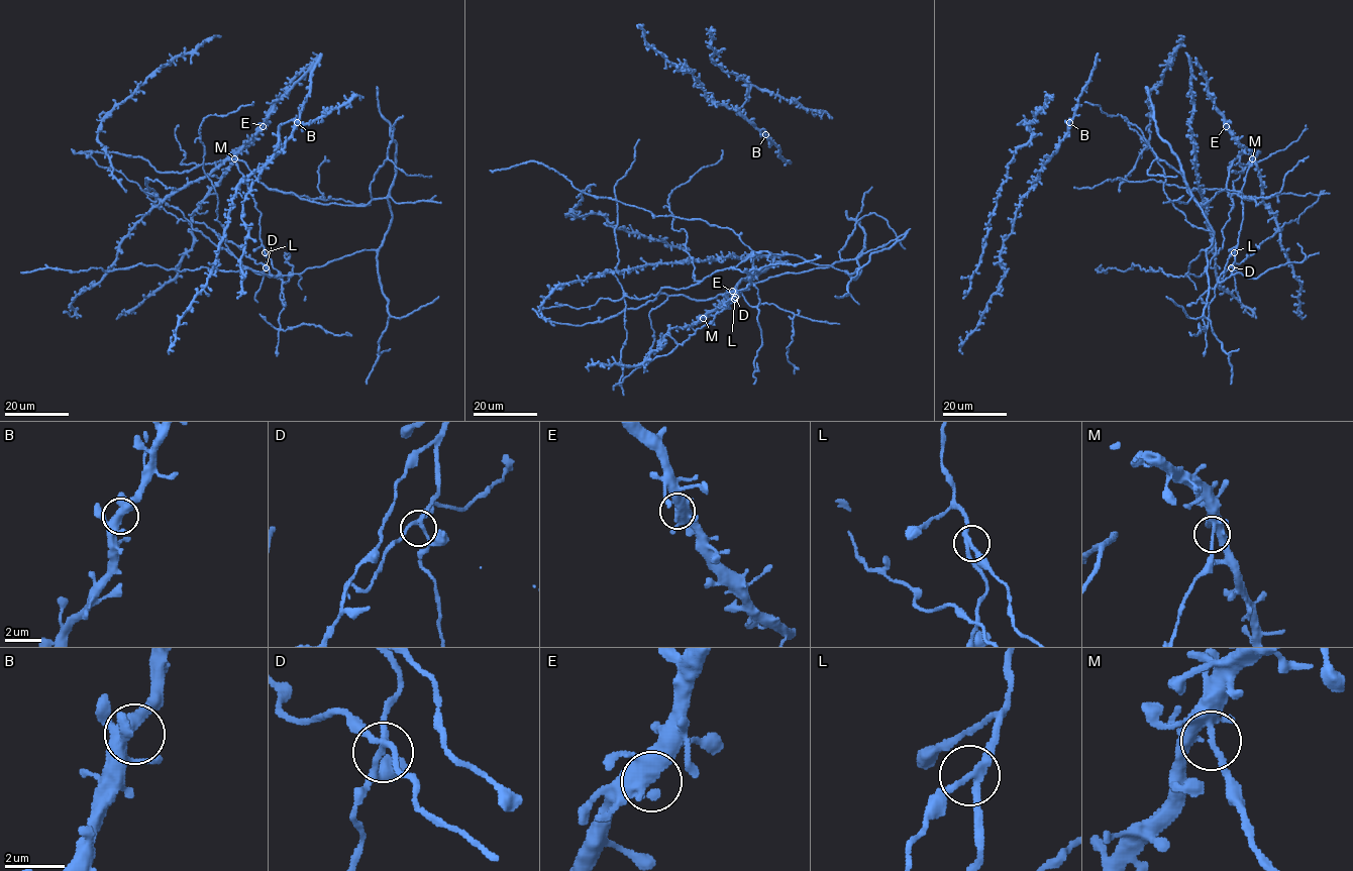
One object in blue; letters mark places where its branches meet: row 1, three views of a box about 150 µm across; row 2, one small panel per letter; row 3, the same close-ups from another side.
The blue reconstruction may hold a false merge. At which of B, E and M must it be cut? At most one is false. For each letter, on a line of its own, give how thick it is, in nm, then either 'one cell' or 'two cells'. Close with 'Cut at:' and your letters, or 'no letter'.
B: calibre 400 nm; one cell
E: calibre 440 nm; one cell
M: calibre 220 nm; two cells
Cut at: M

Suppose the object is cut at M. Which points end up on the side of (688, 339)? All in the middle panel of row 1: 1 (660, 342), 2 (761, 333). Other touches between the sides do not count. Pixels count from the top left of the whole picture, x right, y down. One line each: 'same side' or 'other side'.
1: other side
2: same side

